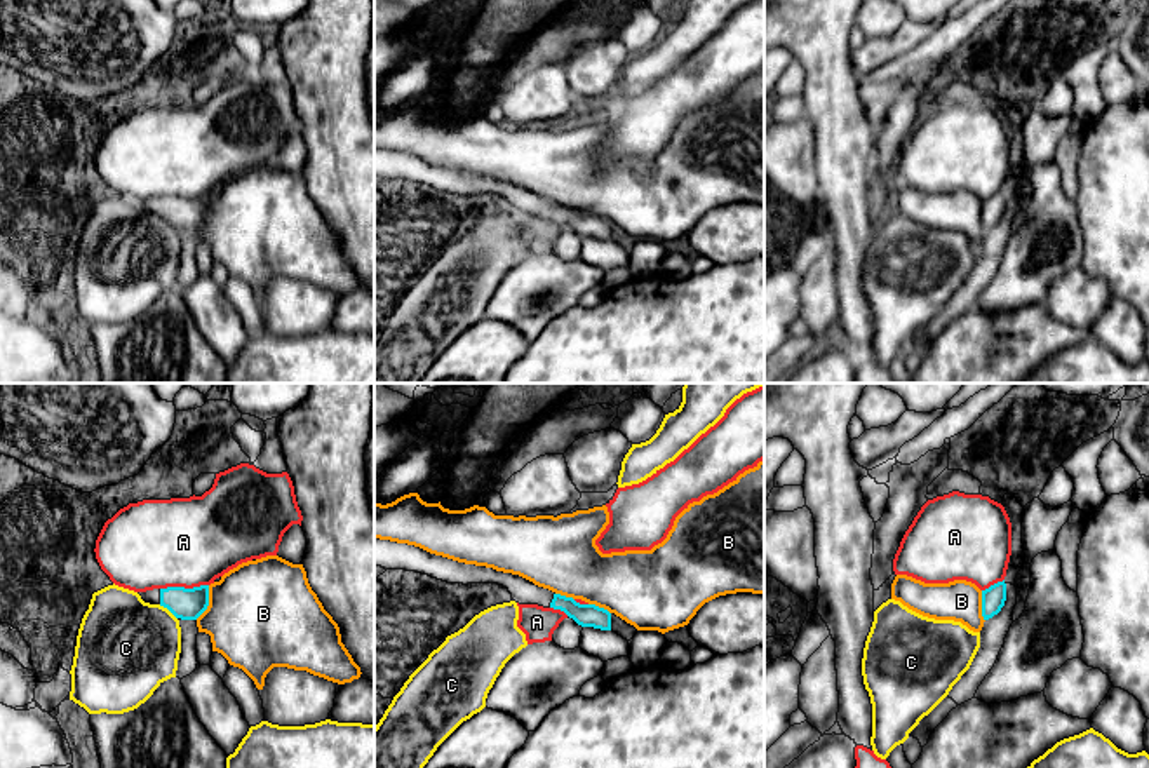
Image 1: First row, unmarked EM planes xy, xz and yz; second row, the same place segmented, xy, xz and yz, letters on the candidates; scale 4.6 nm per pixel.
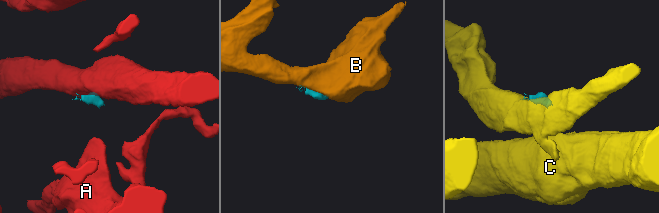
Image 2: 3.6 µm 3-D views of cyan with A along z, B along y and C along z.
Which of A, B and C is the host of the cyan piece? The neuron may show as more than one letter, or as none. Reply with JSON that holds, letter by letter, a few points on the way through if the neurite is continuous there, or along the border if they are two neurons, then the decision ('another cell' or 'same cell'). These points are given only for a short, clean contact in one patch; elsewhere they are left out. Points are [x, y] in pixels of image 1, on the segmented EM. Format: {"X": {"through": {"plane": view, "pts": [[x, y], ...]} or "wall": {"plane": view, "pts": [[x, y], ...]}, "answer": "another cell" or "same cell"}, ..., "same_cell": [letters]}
{"A": {"wall": {"plane": "xy", "pts": [[208, 584], [161, 589]]}, "answer": "another cell"}, "B": {"answer": "another cell"}, "C": {"wall": {"plane": "xy", "pts": [[159, 605], [176, 619]]}, "answer": "another cell"}, "same_cell": []}

